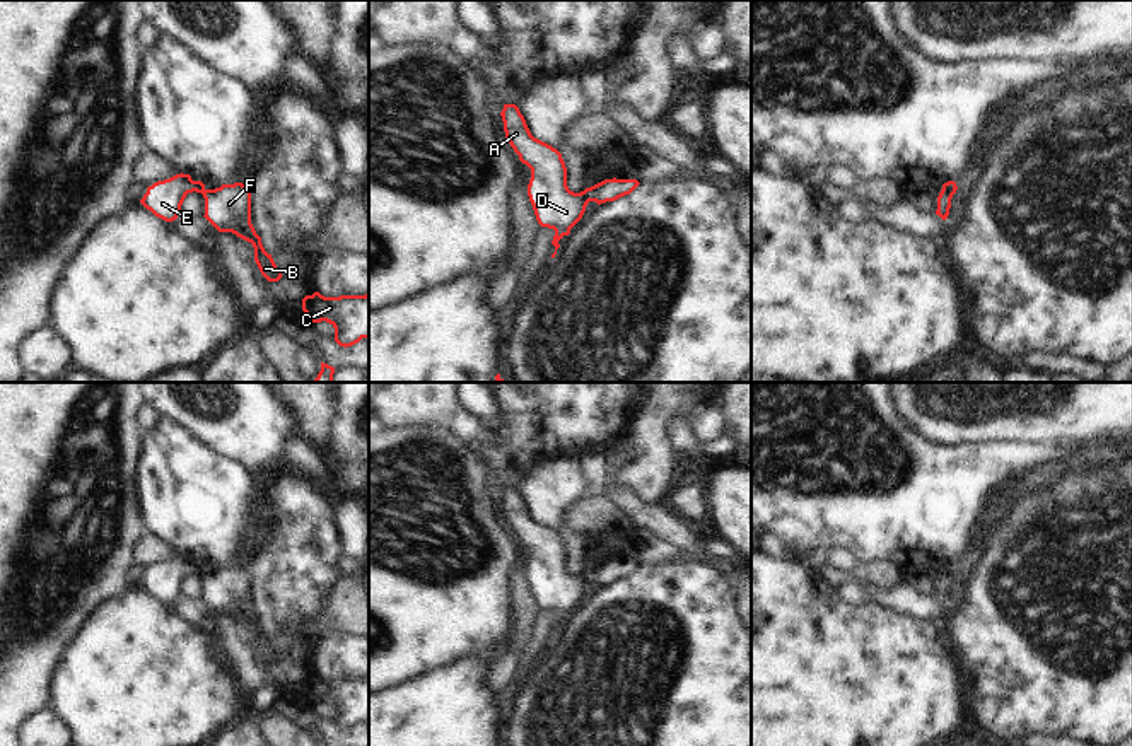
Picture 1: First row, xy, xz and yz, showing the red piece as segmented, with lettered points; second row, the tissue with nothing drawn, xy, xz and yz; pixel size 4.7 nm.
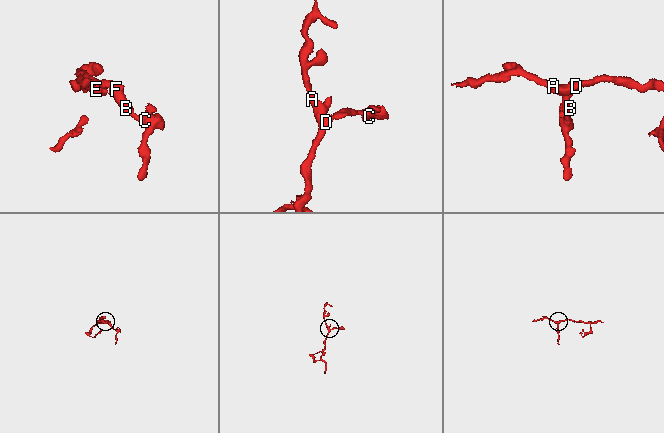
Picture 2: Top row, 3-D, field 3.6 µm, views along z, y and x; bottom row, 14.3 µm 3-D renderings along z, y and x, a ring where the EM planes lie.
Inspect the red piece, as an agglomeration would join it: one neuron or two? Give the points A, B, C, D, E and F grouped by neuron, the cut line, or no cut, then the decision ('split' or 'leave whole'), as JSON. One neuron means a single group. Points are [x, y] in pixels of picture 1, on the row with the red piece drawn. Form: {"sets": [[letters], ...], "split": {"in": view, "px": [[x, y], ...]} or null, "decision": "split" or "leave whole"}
{"sets": [["A", "D", "E"], ["B", "C", "F"]], "split": {"in": "xz", "px": [[584, 190], [589, 200]]}, "decision": "split"}

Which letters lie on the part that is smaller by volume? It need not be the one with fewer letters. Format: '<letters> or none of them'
B, C, F

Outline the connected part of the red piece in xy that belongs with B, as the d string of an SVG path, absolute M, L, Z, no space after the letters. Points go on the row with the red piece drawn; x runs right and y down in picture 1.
M234 183L222 184L215 189L205 189L205 219L219 232L232 232L237 237L248 241L254 248L254 261L261 275L268 282L278 282L282 271L277 268L271 254L268 254L261 244L261 237L256 234L251 224L251 189L248 184Z

